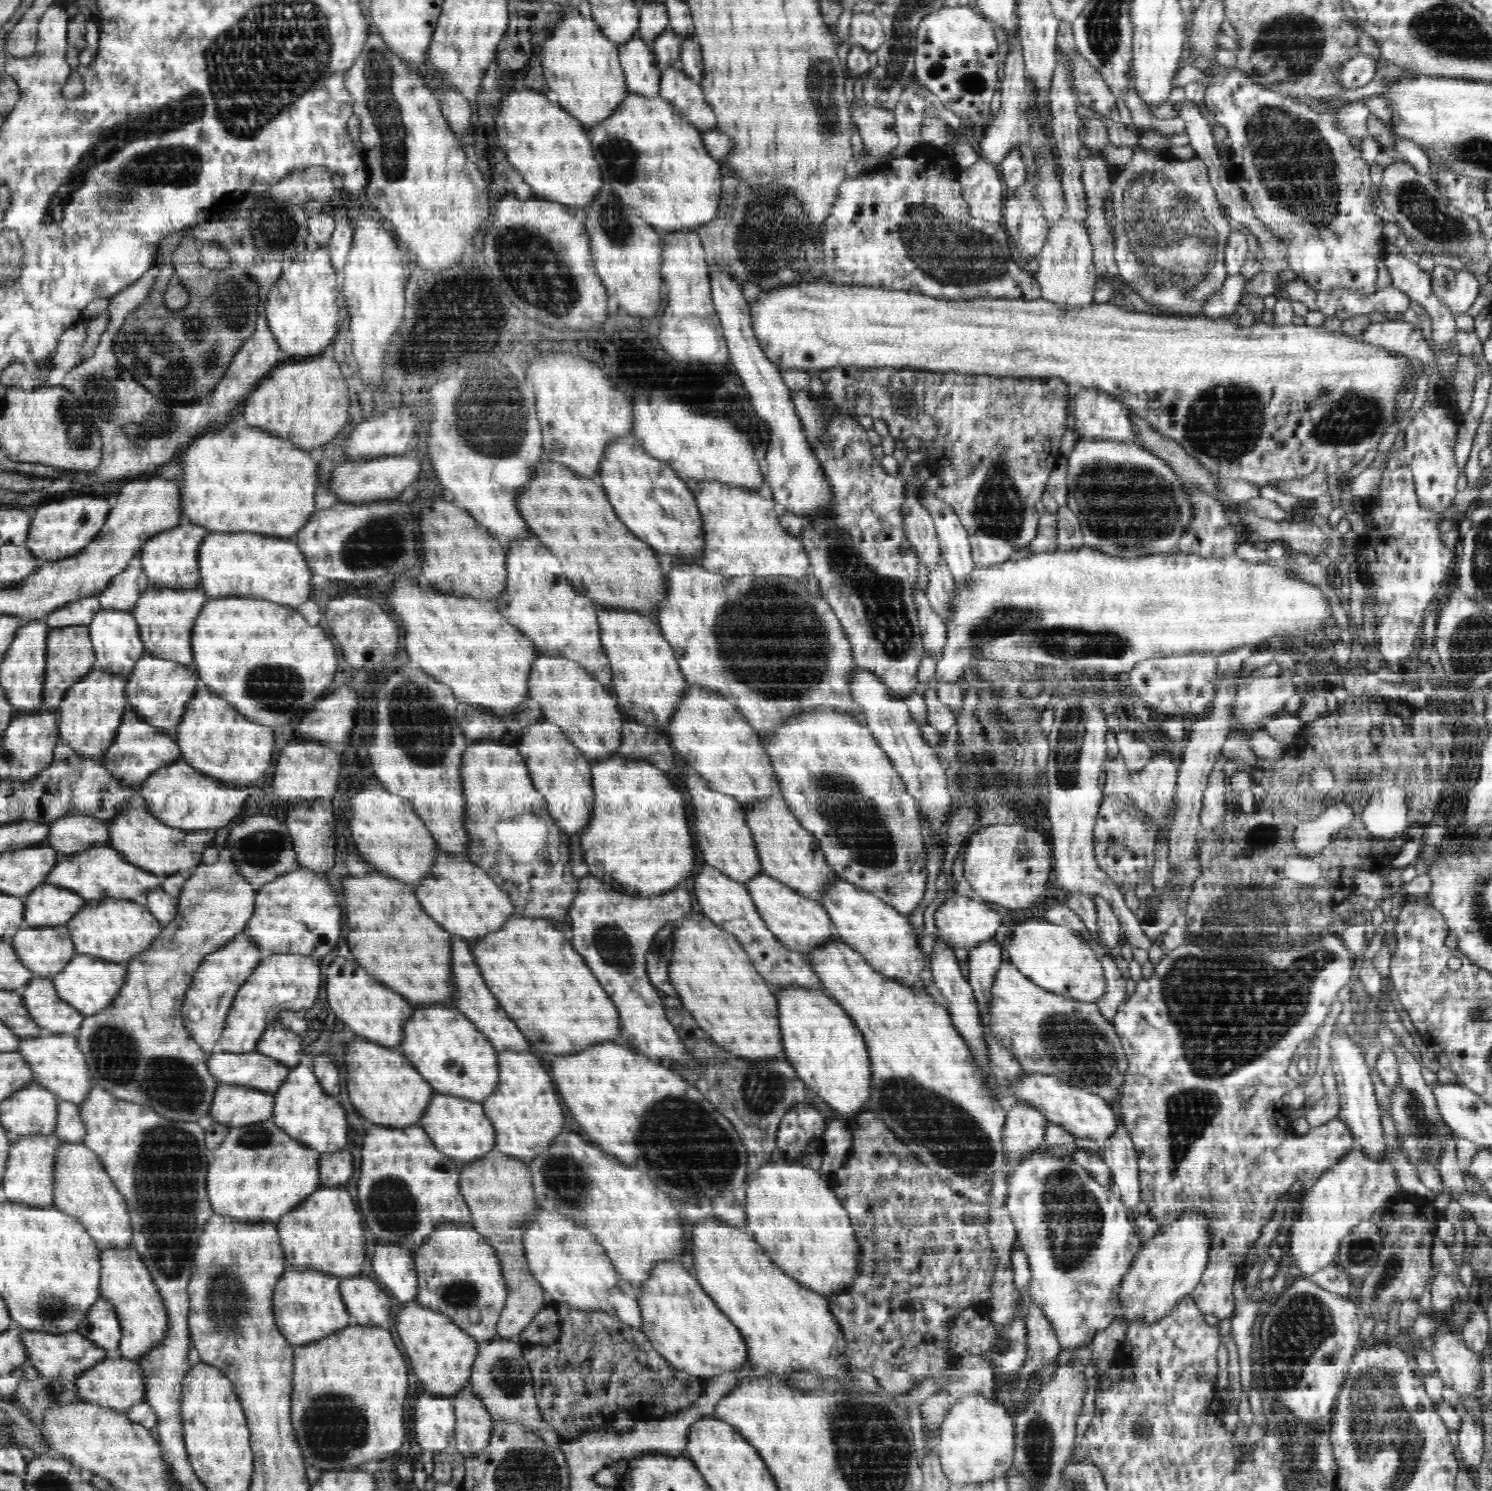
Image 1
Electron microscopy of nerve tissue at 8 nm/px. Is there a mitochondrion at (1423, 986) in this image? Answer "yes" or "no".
no

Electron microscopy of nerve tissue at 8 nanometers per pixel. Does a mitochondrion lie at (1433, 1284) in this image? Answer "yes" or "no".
no

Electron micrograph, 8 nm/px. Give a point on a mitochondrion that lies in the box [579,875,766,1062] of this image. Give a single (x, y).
(614, 947)

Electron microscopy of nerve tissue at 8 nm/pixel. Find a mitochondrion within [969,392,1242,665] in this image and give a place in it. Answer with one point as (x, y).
(1117, 503)

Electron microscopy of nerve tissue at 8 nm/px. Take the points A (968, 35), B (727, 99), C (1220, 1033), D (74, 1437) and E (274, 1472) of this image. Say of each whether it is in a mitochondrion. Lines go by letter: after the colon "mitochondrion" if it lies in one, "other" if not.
A: other
B: other
C: mitochondrion
D: other
E: other

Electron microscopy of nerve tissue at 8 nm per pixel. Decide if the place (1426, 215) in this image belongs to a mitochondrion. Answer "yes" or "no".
yes

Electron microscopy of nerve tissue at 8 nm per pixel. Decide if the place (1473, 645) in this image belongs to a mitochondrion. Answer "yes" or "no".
yes

